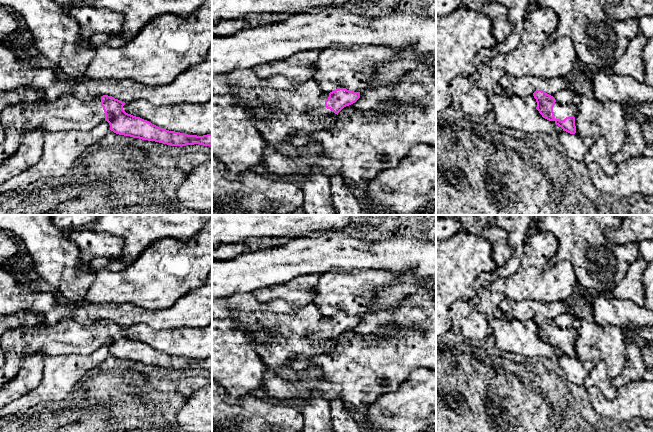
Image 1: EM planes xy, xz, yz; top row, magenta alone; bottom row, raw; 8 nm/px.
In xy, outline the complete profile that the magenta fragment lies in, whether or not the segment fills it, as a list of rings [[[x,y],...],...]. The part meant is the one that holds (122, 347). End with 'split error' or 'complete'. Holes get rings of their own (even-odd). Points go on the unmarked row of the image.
[[[66,319],[55,325],[7,330],[0,339],[5,354],[5,364],[0,368],[0,385],[17,374],[26,355],[88,355],[103,345],[107,345],[110,354],[119,359],[171,370],[212,370],[212,358],[197,360],[169,355],[126,337],[124,329],[125,326],[108,319],[90,325]]]; split error

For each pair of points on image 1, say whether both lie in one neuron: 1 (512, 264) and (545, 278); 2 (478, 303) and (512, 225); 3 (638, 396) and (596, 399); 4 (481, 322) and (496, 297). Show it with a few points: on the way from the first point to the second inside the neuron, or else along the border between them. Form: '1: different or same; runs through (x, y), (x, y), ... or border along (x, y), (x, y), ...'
1: different; border along (524, 243), (518, 268), (508, 276), (498, 278)
2: same; runs through (486, 282), (514, 261), (516, 246)
3: same; runs through (628, 404), (606, 404)
4: different; border along (468, 301), (472, 306), (489, 316)

